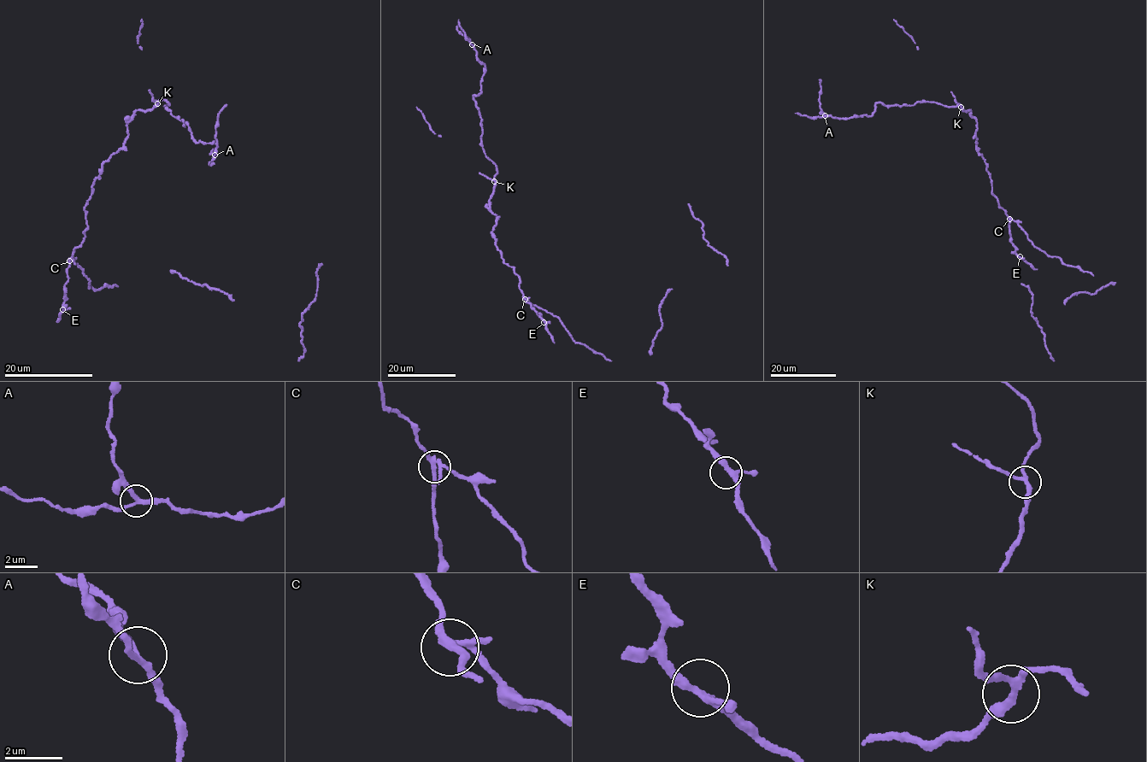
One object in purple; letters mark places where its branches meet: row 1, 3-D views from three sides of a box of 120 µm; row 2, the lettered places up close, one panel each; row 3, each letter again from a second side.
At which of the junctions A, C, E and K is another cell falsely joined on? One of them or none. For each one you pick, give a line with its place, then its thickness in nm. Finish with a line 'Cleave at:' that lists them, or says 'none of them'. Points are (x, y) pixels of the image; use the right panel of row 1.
C: Place: (1009, 219). Thickness 240 nm
Cleave at: C

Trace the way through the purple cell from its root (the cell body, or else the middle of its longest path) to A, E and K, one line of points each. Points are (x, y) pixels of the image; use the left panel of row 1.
A: (83, 241), (94, 180), (123, 147), (133, 113), (163, 99), (188, 124), (195, 141), (216, 143), (214, 155)
E: (83, 241), (74, 249), (70, 259), (62, 309)
K: (83, 241), (87, 227), (85, 207), (102, 164), (123, 147), (133, 113), (145, 112), (157, 103)

